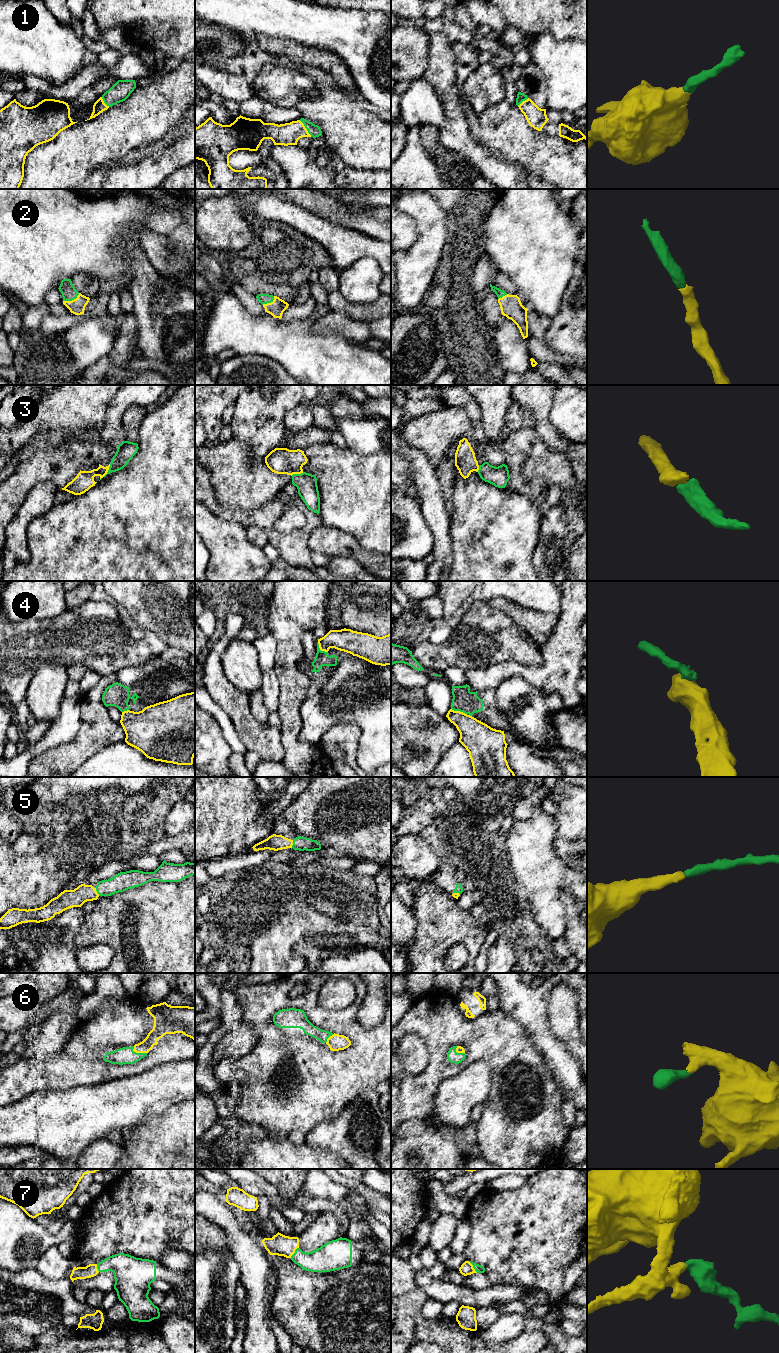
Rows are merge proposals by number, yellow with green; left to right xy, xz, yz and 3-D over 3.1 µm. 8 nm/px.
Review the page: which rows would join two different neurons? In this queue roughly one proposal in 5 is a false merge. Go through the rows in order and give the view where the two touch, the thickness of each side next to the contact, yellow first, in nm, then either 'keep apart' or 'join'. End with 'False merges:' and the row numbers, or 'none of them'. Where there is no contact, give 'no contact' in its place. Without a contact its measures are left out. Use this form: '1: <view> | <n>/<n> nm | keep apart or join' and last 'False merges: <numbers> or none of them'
1: xz | 180/100 nm | join
2: xy | 130/120 nm | join
3: xy | 150/150 nm | join
4: yz | 260/180 nm | keep apart
5: xy | 150/150 nm | join
6: xy | 110/140 nm | join
7: xz | 170/200 nm | join
False merges: 4

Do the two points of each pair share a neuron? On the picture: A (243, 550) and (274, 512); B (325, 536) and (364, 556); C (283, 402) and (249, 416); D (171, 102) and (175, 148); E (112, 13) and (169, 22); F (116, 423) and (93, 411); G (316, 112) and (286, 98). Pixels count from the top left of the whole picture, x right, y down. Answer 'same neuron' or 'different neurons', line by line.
A: same neuron
B: same neuron
C: same neuron
D: different neurons
E: same neuron
F: different neurons
G: different neurons

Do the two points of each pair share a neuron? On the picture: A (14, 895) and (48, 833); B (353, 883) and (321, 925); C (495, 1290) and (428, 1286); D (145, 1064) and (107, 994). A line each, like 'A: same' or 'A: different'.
A: different
B: same
C: same
D: different

